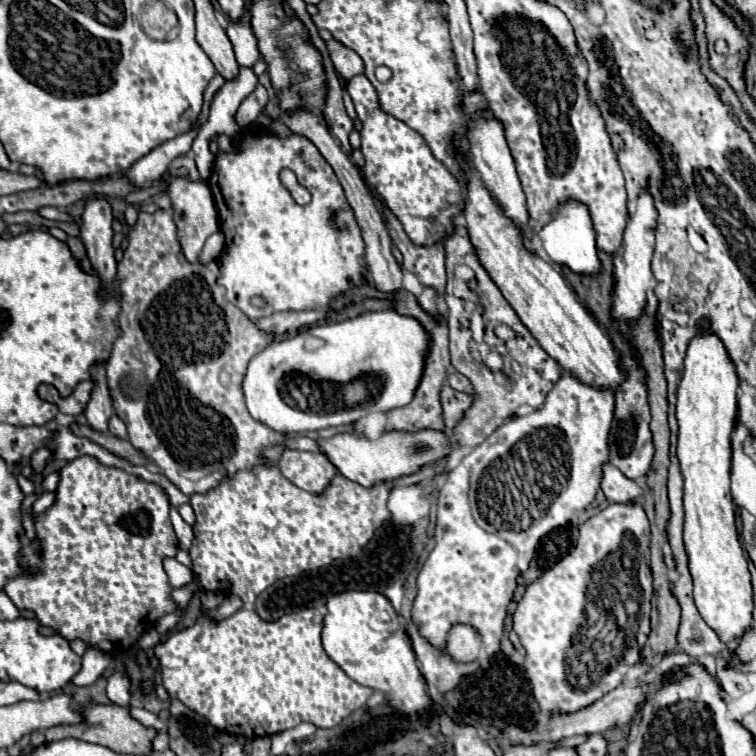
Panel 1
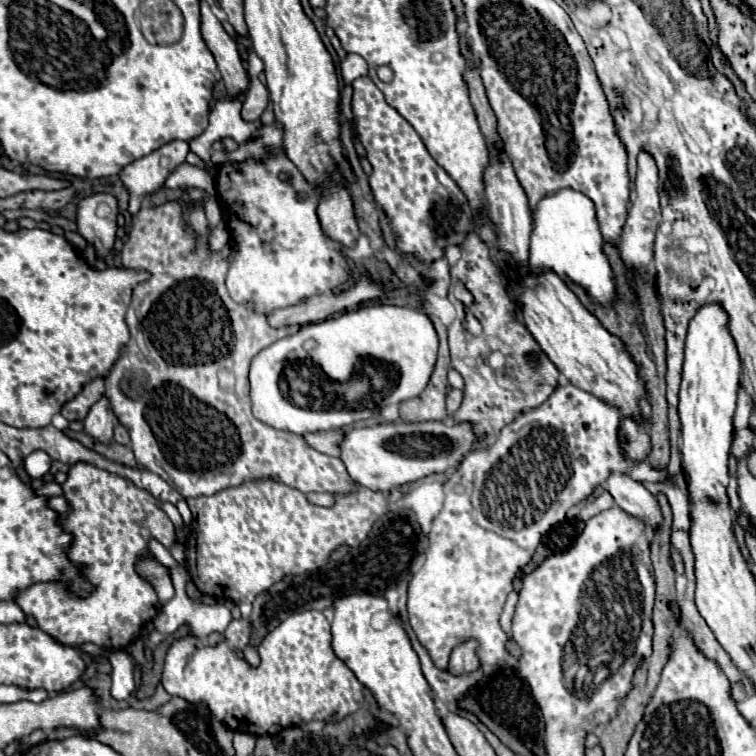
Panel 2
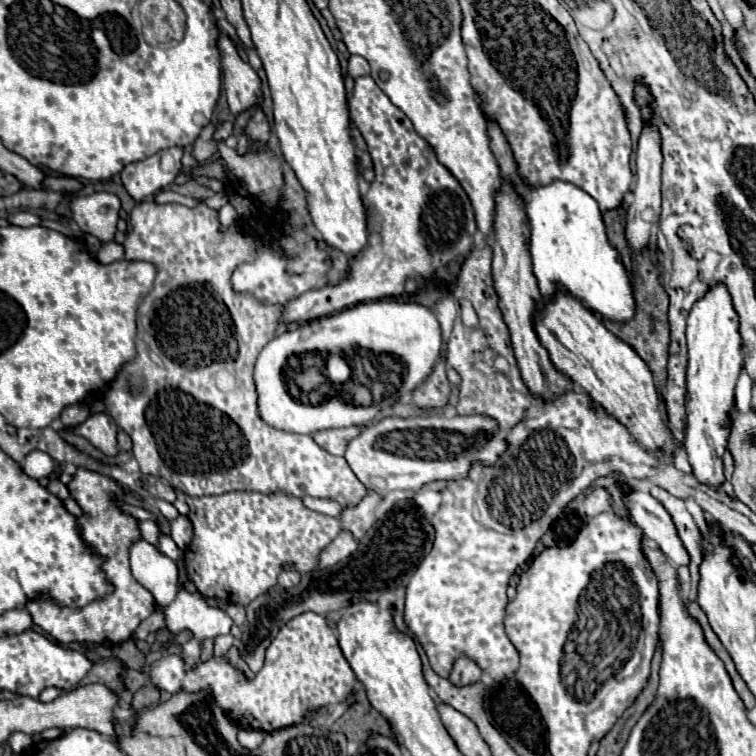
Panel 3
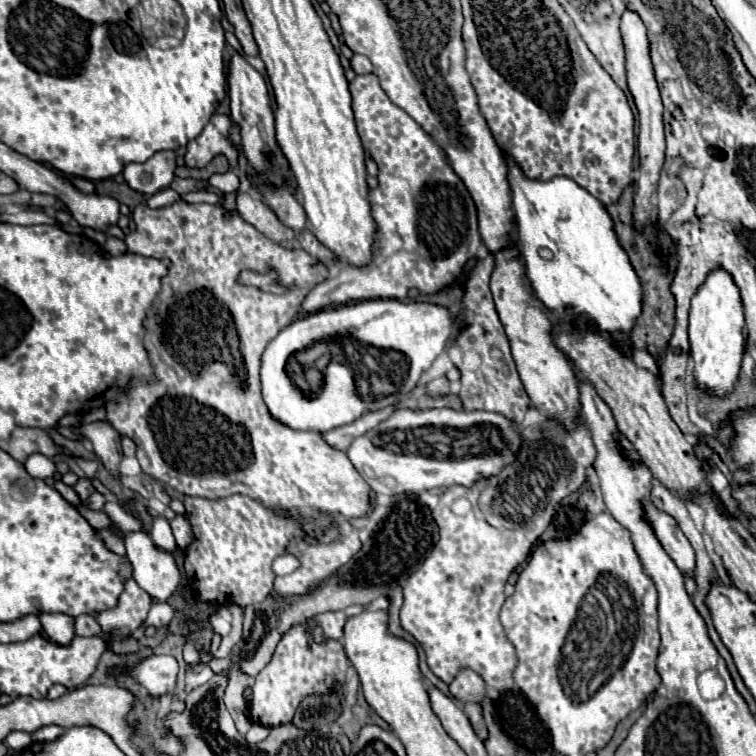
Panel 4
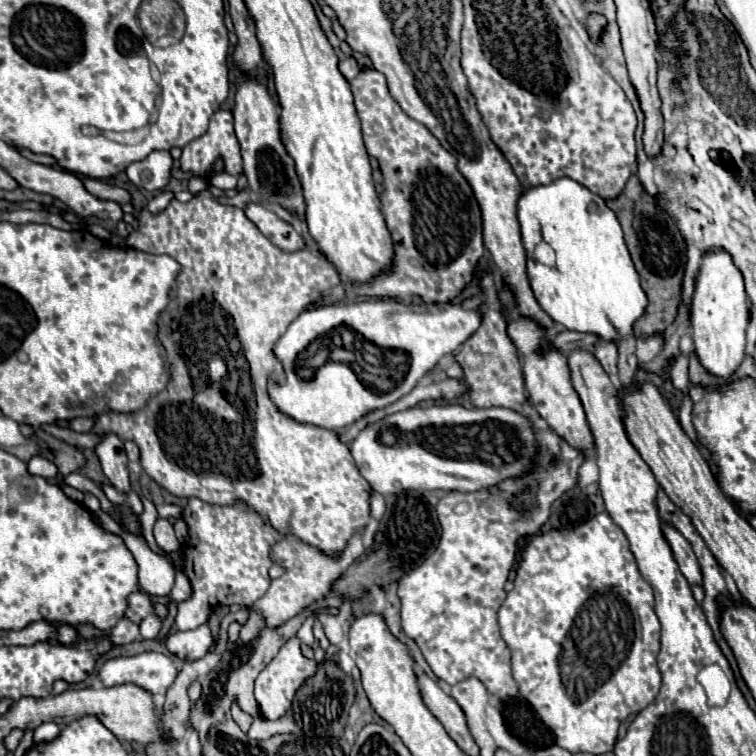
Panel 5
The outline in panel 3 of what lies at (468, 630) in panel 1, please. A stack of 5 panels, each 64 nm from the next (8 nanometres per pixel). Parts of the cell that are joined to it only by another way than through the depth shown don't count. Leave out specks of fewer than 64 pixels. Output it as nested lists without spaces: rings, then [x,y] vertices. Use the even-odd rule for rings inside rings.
[[[458,656],[454,660],[454,666],[452,666],[452,672],[450,672],[450,680],[452,684],[456,686],[464,686],[464,684],[472,684],[476,680],[480,680],[482,672],[478,668],[478,664],[468,658],[468,656]]]

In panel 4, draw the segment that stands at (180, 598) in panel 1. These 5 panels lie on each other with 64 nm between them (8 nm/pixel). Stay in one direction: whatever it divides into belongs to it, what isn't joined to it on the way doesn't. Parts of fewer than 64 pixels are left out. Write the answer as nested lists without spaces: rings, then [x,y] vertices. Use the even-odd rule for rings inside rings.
[[[144,532],[124,534],[124,540],[126,556],[132,564],[132,578],[136,584],[154,600],[168,602],[180,582],[180,572],[174,558],[158,550],[152,538]]]

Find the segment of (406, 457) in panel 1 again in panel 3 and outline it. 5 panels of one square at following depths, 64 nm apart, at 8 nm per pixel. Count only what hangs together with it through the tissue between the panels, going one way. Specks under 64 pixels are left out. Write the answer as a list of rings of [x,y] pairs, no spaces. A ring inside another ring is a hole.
[[[412,416],[412,418],[384,418],[376,424],[370,424],[362,428],[362,432],[352,438],[346,446],[346,462],[350,470],[356,474],[356,478],[368,488],[374,490],[380,496],[386,496],[392,490],[418,490],[422,484],[432,480],[456,480],[464,478],[468,474],[470,462],[480,460],[484,464],[492,464],[496,456],[500,456],[506,448],[504,434],[498,430],[496,422],[492,418],[484,416]]]

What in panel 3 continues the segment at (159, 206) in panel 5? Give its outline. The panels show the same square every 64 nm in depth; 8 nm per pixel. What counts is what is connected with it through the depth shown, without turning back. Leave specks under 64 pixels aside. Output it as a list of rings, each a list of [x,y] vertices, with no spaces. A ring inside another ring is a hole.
[[[168,190],[168,191],[162,191],[159,194],[157,194],[155,197],[155,202],[158,202],[160,204],[179,203],[188,206],[190,199],[176,192]]]

